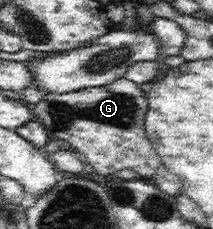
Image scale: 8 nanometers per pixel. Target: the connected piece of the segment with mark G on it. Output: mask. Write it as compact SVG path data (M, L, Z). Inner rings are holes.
M125 77L102 87L84 88L66 93L45 93L43 98L31 107L31 111L35 119L41 121L46 127L50 140L66 140L70 143L71 149L80 153L85 163L92 165L100 175L110 175L128 168L139 173L143 179L151 180L156 169L162 165L156 147L152 145L152 141L144 131L144 115L148 111L146 92L140 90L137 83Z

